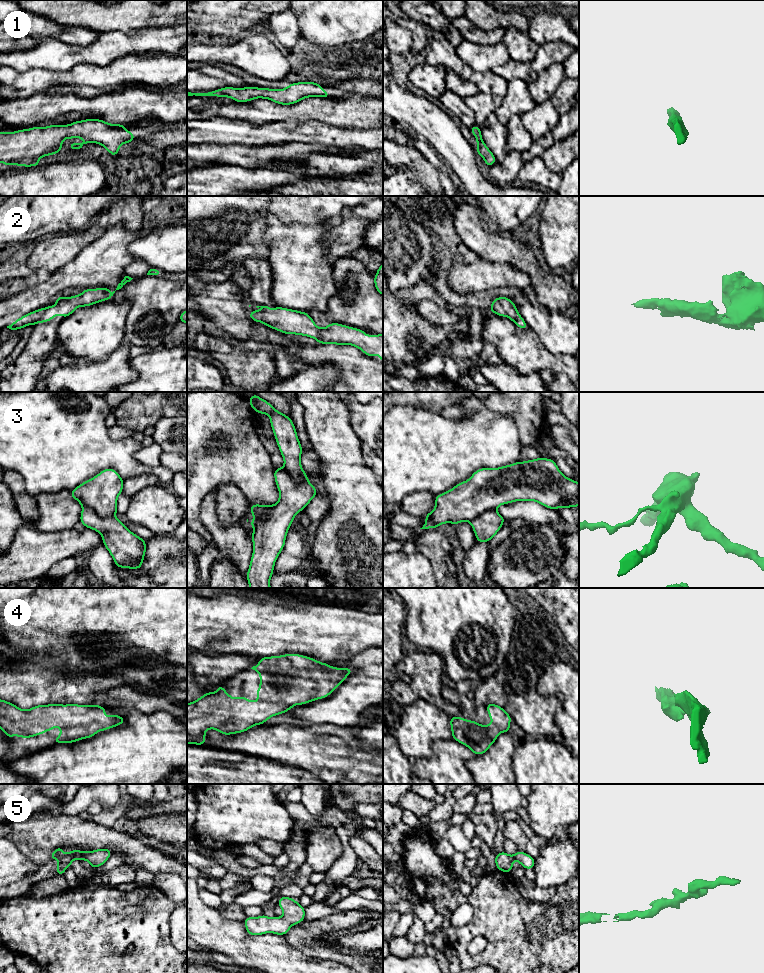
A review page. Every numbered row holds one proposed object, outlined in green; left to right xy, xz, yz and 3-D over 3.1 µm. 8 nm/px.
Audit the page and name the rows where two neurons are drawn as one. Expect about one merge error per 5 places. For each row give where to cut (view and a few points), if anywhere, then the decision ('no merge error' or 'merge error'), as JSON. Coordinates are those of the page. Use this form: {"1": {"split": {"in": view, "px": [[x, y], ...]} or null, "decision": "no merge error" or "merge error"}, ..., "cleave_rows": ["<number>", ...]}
{"1": {"split": null, "decision": "no merge error"}, "2": {"split": null, "decision": "no merge error"}, "3": {"split": {"in": "xy", "px": [[82, 506], [88, 506], [99, 516], [114, 516]]}, "decision": "merge error"}, "4": {"split": null, "decision": "no merge error"}, "5": {"split": null, "decision": "no merge error"}, "cleave_rows": ["3"]}

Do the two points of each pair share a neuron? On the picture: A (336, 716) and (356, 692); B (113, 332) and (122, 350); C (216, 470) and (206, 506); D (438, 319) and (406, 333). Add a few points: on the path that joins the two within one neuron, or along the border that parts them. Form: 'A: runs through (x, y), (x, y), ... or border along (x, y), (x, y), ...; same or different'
A: runs through (341, 710), (351, 702), (352, 698); same
B: border along (124, 340), (112, 352), (101, 359); different
C: border along (213, 491), (203, 499), (199, 514); different
D: border along (425, 317), (437, 325), (447, 325), (449, 327); different

